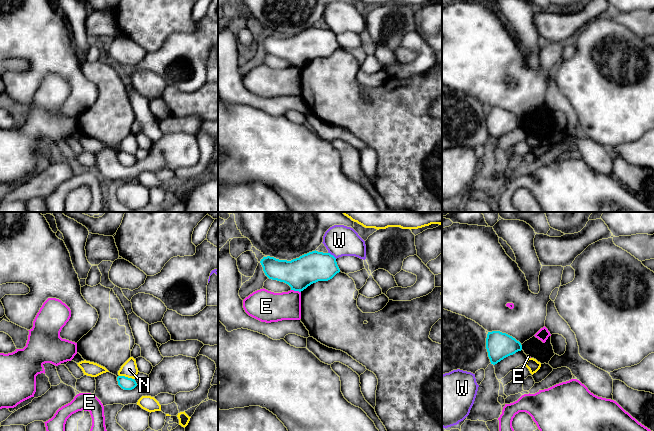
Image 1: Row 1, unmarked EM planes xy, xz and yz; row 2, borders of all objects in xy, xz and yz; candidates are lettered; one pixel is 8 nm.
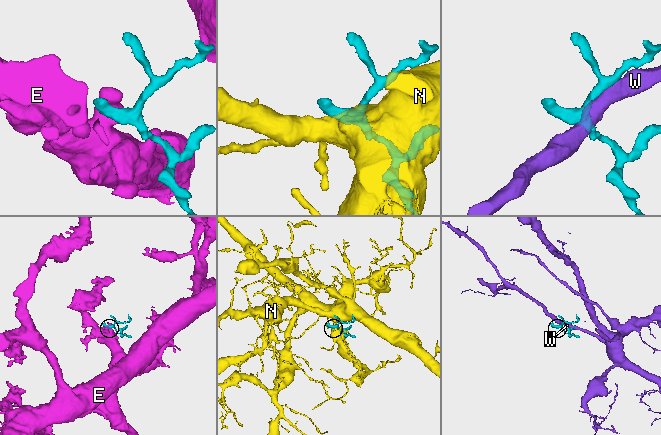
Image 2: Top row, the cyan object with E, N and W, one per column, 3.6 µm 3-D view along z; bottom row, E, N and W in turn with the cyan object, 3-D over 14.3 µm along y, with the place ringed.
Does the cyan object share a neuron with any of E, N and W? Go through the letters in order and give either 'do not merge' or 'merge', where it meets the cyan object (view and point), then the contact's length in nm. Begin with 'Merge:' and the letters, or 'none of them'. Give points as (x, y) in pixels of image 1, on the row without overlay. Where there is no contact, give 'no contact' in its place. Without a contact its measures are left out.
Merge: none of them
E: do not merge; contact xz (296, 66); length 80 nm
N: do not merge; contact xy (127, 153); length 130 nm
W: do not merge; contact xz (332, 31); length 90 nm

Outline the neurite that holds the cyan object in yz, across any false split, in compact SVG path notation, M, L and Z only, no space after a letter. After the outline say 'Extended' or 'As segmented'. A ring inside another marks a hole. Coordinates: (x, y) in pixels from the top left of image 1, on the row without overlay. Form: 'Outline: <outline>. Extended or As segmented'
Outline: M500 107L488 108L486 125L491 140L495 141L504 134L522 126L522 121L512 112Z. As segmented

